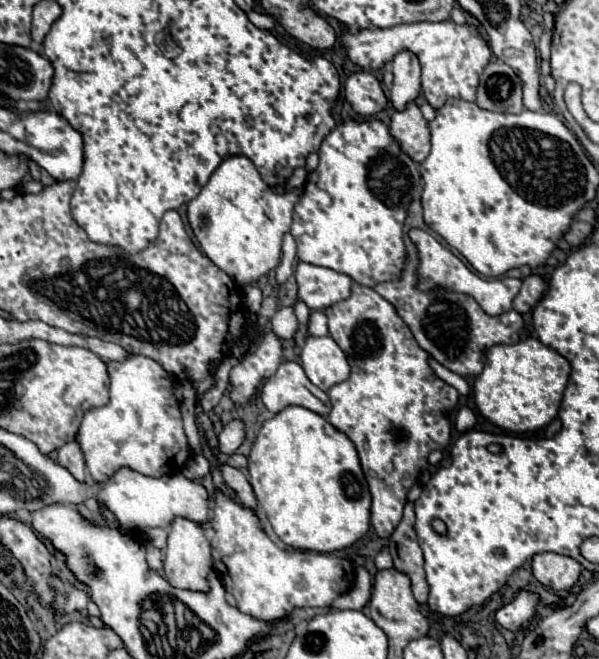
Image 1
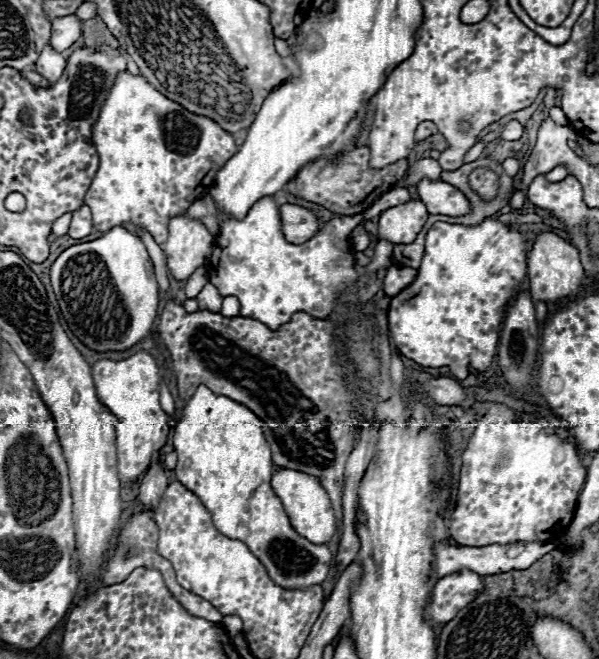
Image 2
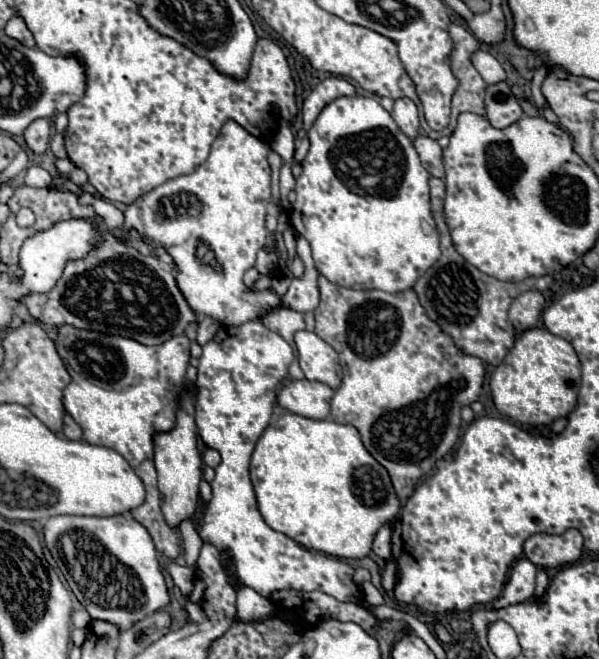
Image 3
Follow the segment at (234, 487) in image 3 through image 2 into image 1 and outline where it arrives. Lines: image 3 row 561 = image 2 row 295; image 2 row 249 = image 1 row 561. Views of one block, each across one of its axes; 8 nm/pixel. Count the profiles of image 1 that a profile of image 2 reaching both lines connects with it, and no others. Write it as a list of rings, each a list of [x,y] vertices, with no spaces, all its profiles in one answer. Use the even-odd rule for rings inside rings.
[[[216,492],[216,508],[210,528],[214,530],[214,570],[226,578],[222,582],[236,598],[236,608],[262,622],[276,622],[302,606],[330,606],[334,598],[346,592],[354,582],[354,566],[350,560],[330,554],[278,548],[262,530],[256,514],[234,500],[228,500],[222,492]]]

